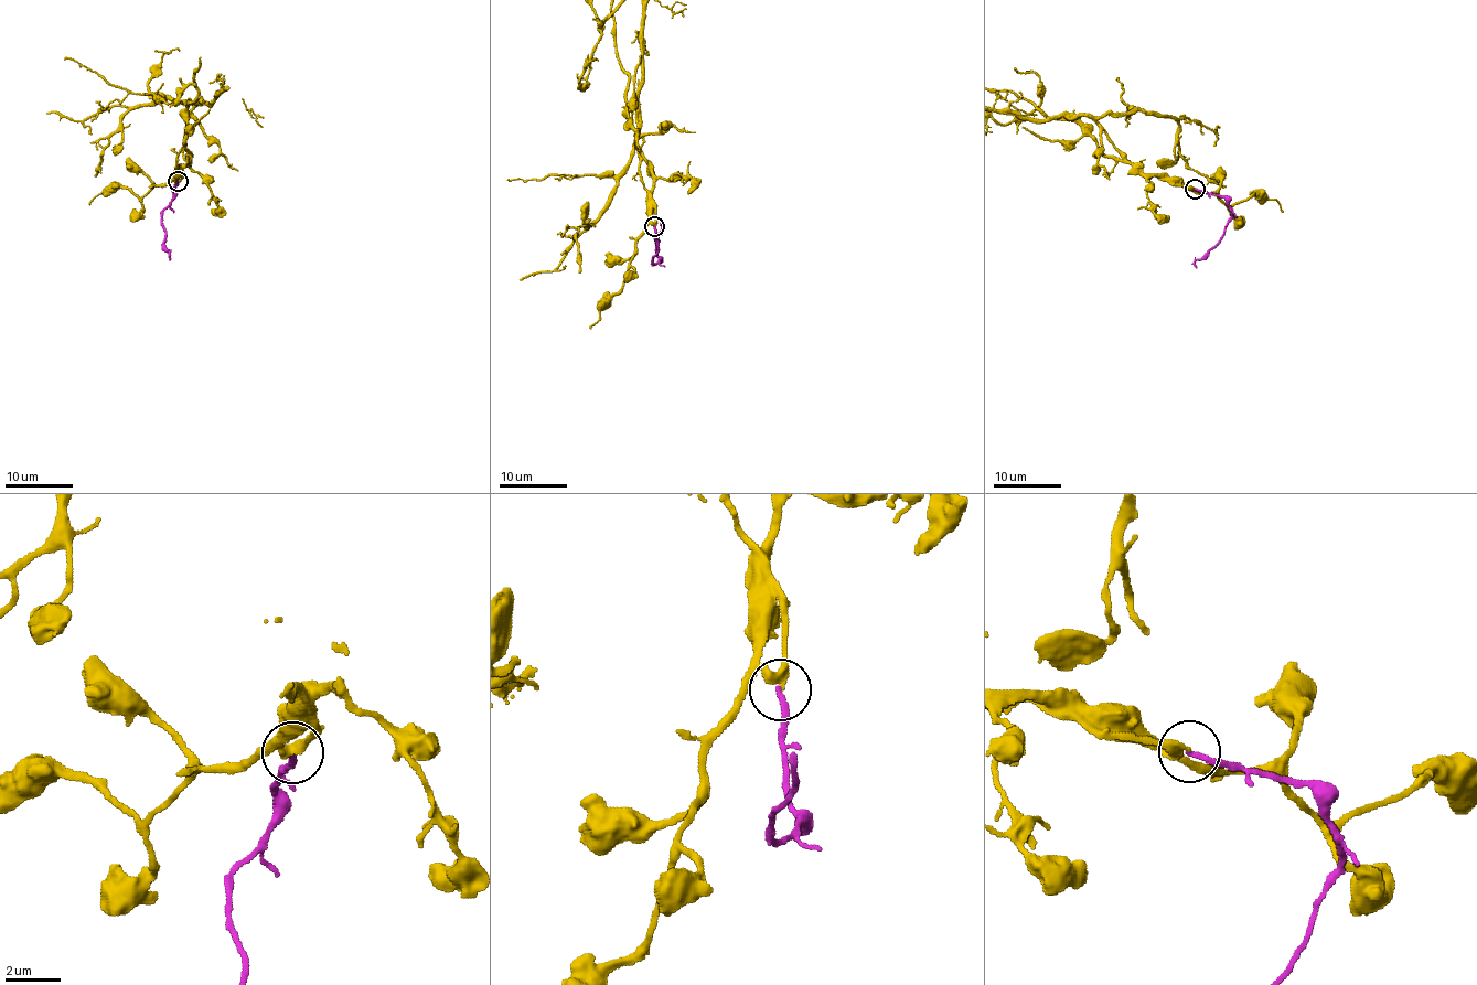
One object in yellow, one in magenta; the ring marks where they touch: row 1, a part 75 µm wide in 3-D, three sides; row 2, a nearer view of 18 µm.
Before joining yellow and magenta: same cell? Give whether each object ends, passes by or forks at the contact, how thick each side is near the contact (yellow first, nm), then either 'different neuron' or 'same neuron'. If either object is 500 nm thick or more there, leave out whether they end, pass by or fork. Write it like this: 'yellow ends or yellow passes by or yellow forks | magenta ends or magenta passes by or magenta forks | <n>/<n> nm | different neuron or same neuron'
yellow passes by | magenta ends | 280/200 nm | same neuron

